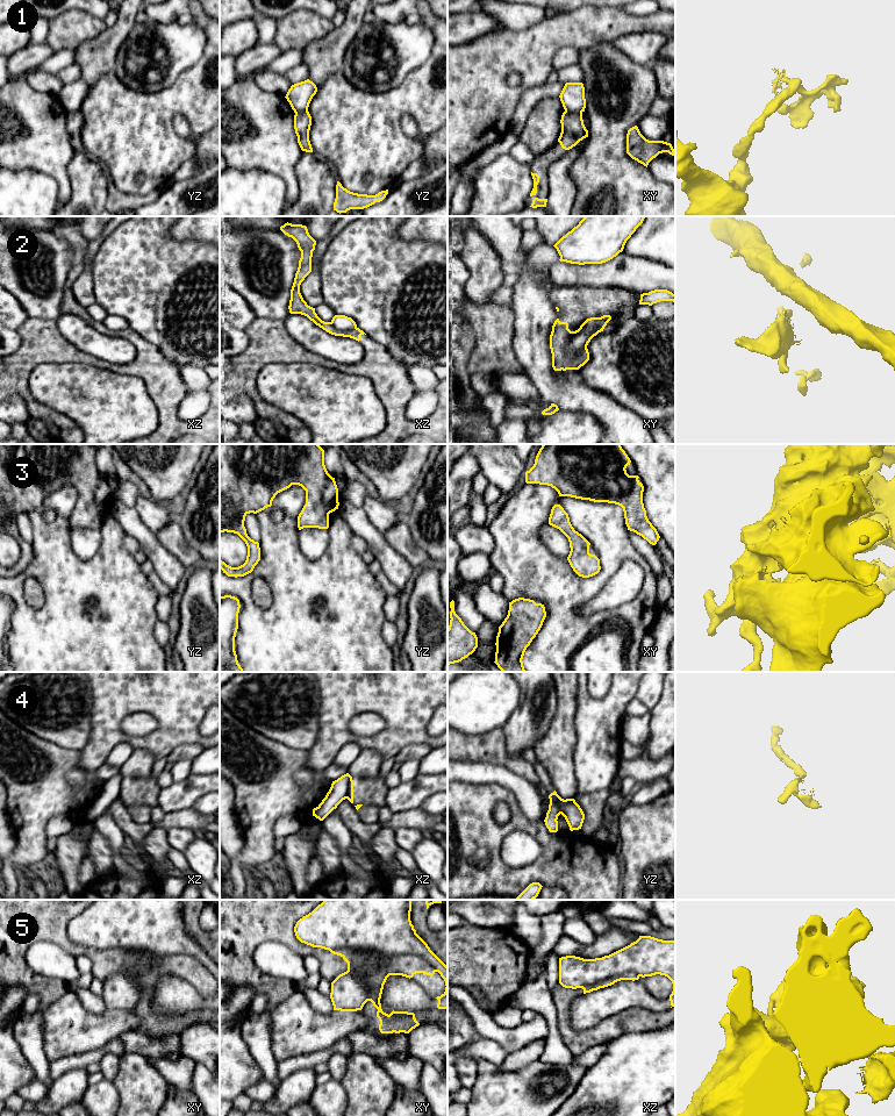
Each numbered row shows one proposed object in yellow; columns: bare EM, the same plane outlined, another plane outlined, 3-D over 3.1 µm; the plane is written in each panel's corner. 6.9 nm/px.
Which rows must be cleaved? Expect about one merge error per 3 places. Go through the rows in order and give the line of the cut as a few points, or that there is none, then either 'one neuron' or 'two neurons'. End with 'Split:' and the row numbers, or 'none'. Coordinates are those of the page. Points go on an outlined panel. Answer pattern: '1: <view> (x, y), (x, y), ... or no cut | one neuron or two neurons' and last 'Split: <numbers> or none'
1: xy (565, 111), (581, 113) | two neurons
2: xy (575, 331), (566, 348), (566, 352), (572, 358) | two neurons
3: no cut | one neuron
4: xz (351, 777), (345, 798) | two neurons
5: xy (329, 949), (370, 949), (386, 956), (416, 954), (436, 971) | two neurons
Split: 1, 2, 4, 5

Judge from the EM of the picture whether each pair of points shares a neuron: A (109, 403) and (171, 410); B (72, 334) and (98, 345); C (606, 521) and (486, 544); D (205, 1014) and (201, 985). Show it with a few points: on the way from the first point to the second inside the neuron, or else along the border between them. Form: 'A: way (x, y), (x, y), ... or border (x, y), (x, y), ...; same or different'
A: border (145, 384), (157, 414), (157, 427), (154, 431); different
B: way (78, 334), (92, 342); same
C: border (487, 527), (494, 542), (494, 549), (489, 556); different
D: way (170, 1020), (147, 1009), (147, 982), (166, 968); same

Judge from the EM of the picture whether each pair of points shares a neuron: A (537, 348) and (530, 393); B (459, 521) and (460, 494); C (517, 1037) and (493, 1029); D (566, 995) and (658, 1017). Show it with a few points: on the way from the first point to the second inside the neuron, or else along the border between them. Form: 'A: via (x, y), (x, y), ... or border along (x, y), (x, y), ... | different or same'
A: border along (538, 391), (538, 395), (534, 399), (508, 398) | different
B: border along (469, 502), (459, 509) | different
C: via (512, 1037), (499, 1035) | same
D: via (565, 1027), (574, 1036), (596, 1036), (627, 1021) | same

